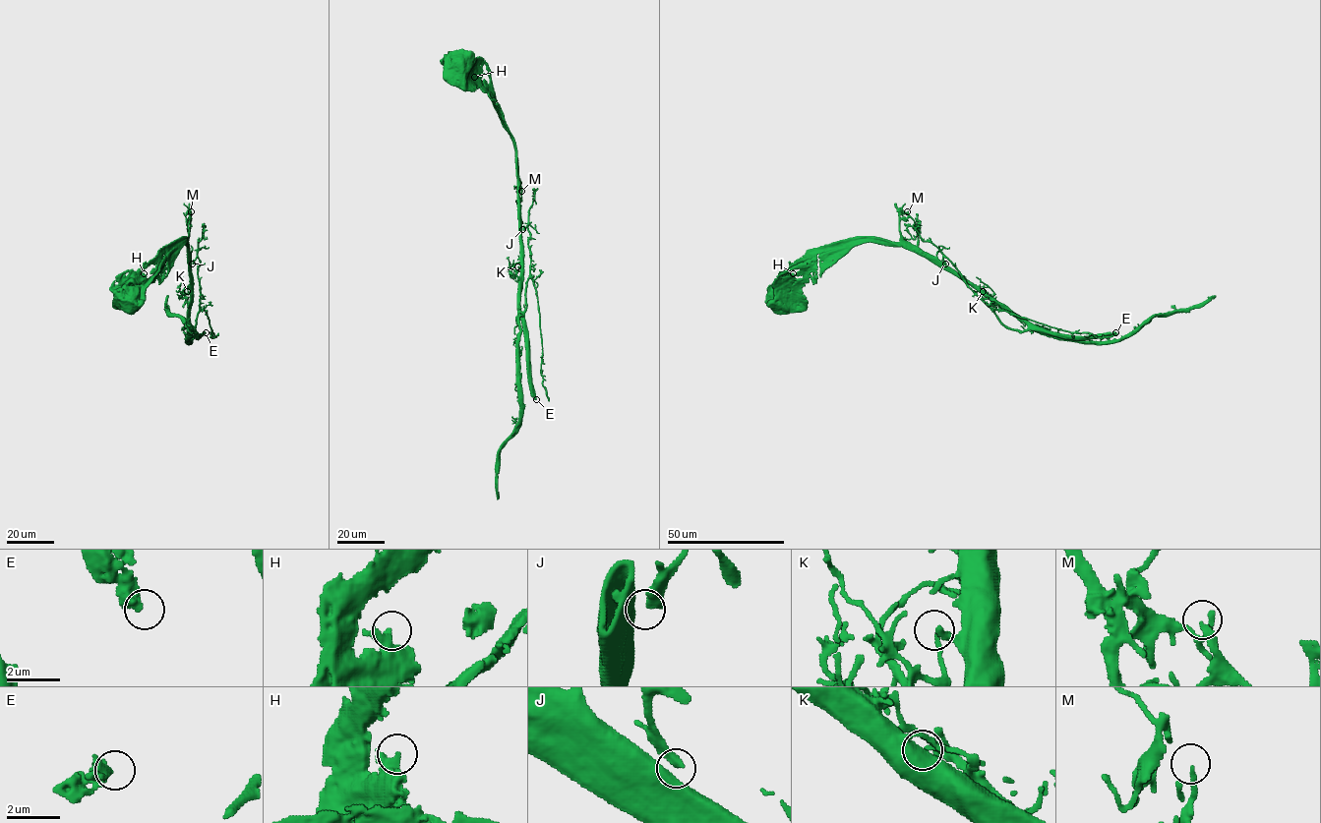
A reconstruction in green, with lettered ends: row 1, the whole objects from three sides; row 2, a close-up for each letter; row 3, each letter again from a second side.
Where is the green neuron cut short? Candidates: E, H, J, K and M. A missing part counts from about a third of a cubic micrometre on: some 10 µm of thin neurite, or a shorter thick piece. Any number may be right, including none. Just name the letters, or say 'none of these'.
E, M

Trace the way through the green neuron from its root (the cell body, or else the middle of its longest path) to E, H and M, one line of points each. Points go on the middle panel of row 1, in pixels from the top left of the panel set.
E: (461, 65), (492, 95), (516, 152), (520, 317), (529, 355), (531, 391), (536, 399)
H: (461, 65), (474, 77)
M: (461, 65), (492, 95), (516, 150), (516, 175), (521, 191)

